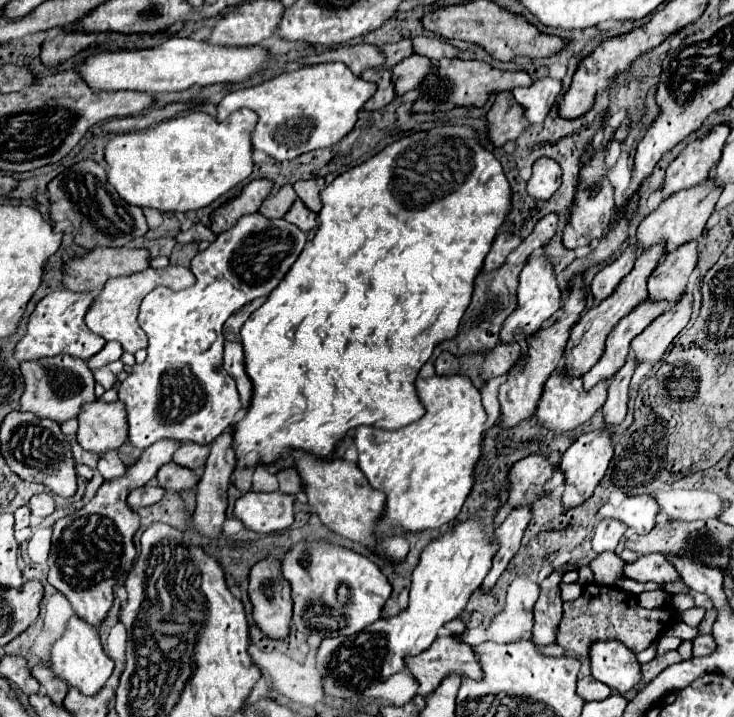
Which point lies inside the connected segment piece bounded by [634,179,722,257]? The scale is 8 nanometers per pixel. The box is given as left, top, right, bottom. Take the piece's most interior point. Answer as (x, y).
(680, 218)

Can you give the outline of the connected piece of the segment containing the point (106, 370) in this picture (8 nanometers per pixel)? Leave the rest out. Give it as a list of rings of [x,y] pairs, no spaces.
[[[114,361],[114,363],[110,363],[110,365],[102,367],[102,369],[96,369],[96,371],[94,371],[94,379],[96,379],[96,383],[100,383],[104,389],[110,389],[112,383],[116,381],[116,375],[118,375],[122,369],[124,369],[124,363],[122,363],[122,361]]]

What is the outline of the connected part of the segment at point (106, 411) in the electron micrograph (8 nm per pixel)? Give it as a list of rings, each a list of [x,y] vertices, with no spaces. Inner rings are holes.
[[[96,399],[78,415],[78,443],[92,453],[116,451],[128,439],[128,421],[122,401],[104,403]]]

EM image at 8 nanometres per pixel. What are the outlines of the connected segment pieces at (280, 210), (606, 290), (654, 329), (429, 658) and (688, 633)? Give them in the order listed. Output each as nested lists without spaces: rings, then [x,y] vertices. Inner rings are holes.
[[[284,185],[276,195],[270,195],[262,207],[258,209],[264,217],[268,219],[276,219],[276,217],[284,217],[288,213],[288,209],[294,205],[294,201],[298,199],[298,195],[294,193],[292,185]]]
[[[630,245],[616,261],[608,263],[602,271],[598,271],[598,275],[594,277],[594,281],[590,285],[592,297],[596,301],[604,301],[606,297],[610,297],[610,293],[614,293],[614,289],[618,287],[622,277],[626,277],[626,273],[630,273],[630,269],[634,267],[634,261],[636,261],[636,253],[634,253],[634,245]]]
[[[684,295],[670,311],[666,311],[662,317],[656,317],[630,345],[634,357],[638,357],[638,363],[656,365],[672,339],[686,327],[690,313],[690,301]]]
[[[440,635],[430,649],[422,651],[420,655],[406,657],[406,667],[420,683],[420,695],[434,693],[440,681],[450,673],[458,673],[460,677],[470,679],[480,677],[480,665],[478,657],[474,657],[474,647],[452,635]]]
[[[676,623],[668,629],[668,635],[674,635],[674,637],[680,637],[680,639],[694,639],[698,635],[698,627],[690,627],[686,623]]]

